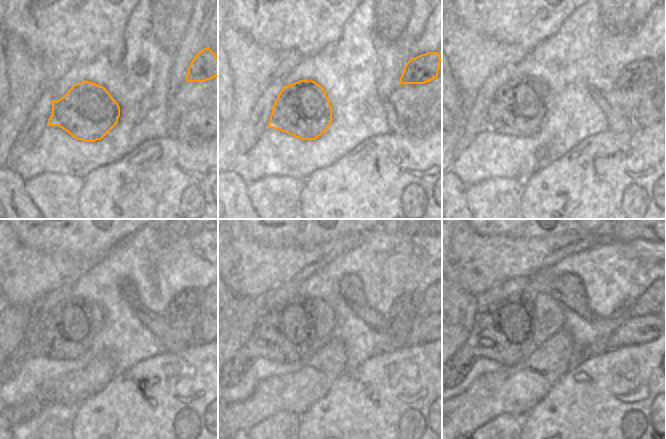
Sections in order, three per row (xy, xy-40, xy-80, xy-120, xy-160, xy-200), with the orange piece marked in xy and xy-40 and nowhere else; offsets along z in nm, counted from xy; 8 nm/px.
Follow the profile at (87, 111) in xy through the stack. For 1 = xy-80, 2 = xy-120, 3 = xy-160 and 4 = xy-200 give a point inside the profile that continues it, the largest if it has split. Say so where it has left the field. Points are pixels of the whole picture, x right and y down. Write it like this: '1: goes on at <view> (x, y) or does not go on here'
1: goes on at xy-80 (519, 106)
2: goes on at xy-120 (67, 331)
3: goes on at xy-160 (286, 333)
4: goes on at xy-200 (502, 334)

